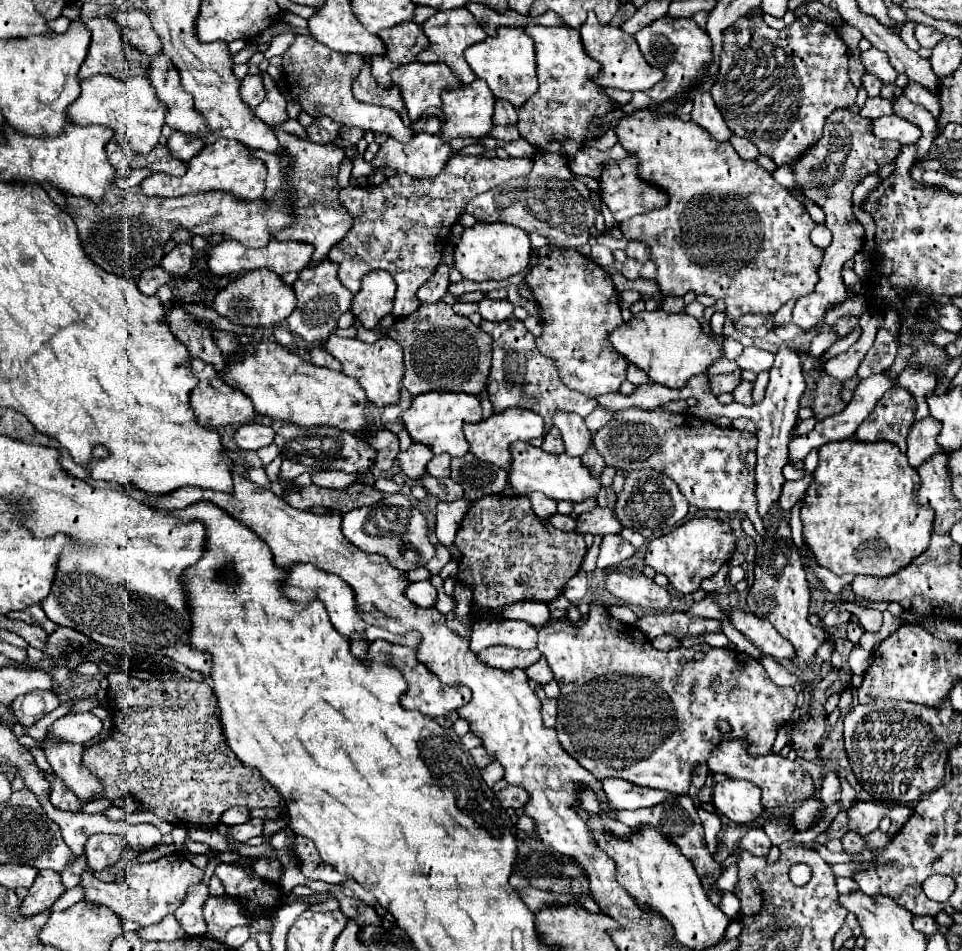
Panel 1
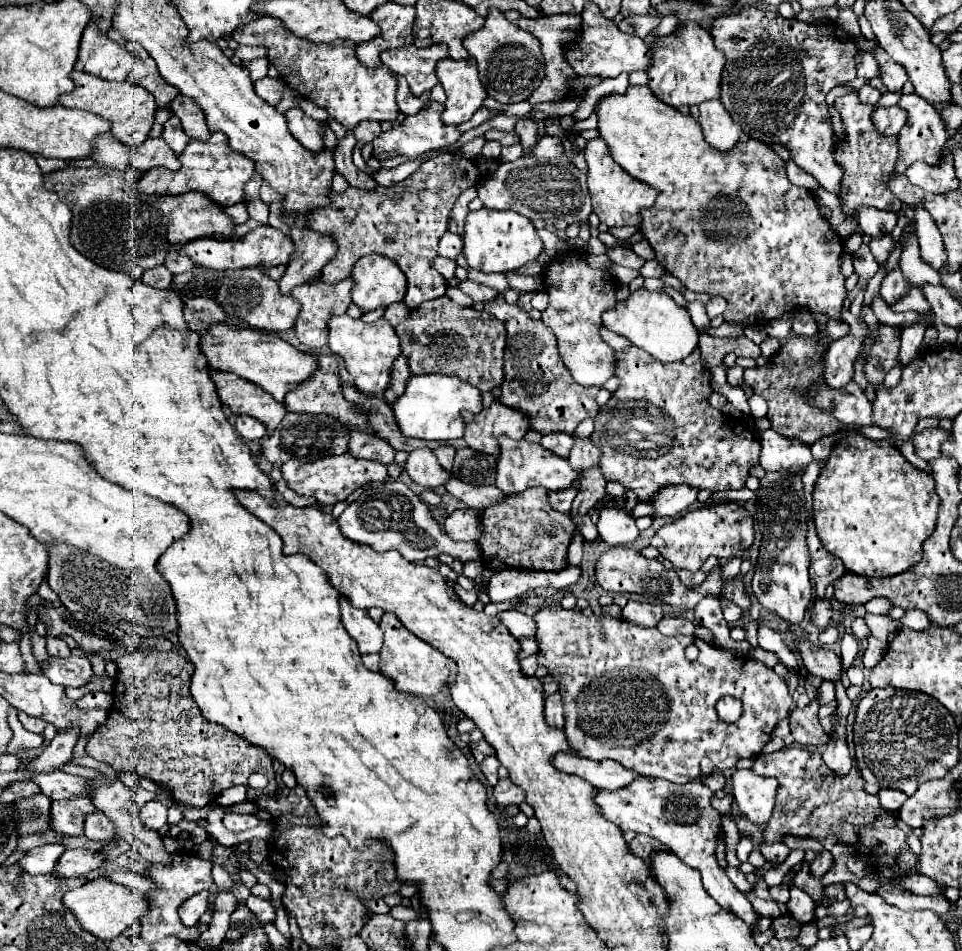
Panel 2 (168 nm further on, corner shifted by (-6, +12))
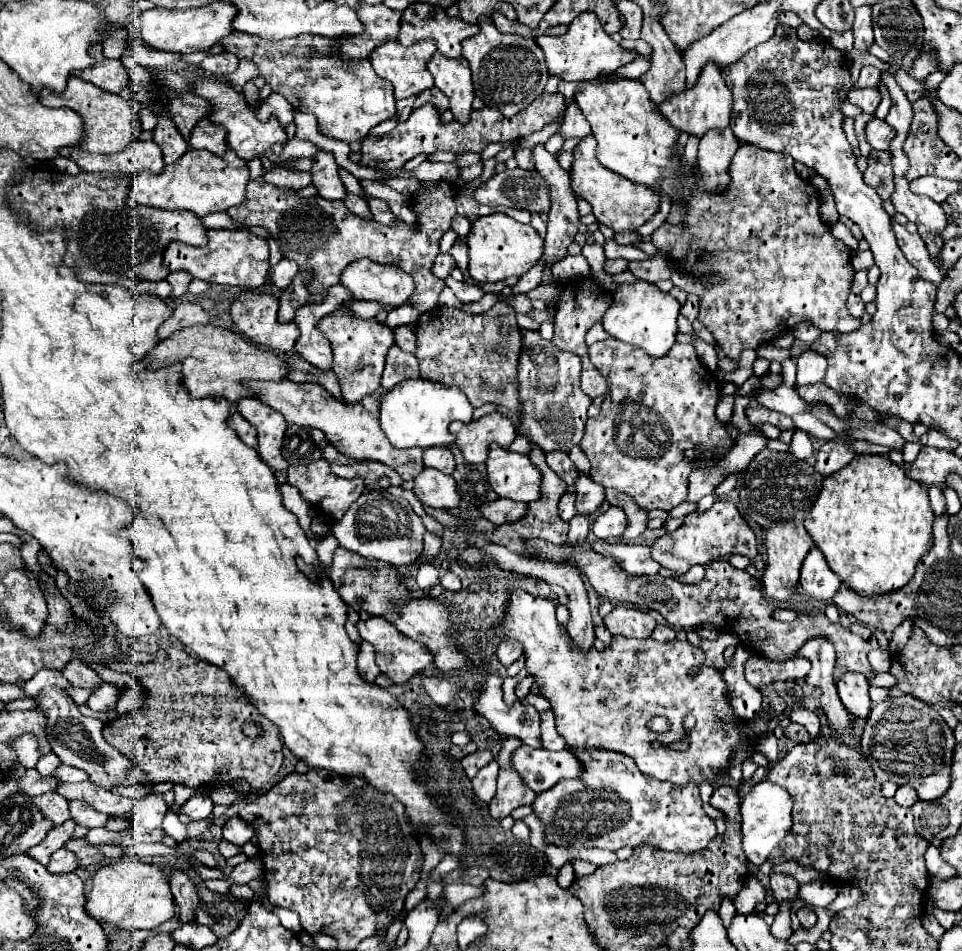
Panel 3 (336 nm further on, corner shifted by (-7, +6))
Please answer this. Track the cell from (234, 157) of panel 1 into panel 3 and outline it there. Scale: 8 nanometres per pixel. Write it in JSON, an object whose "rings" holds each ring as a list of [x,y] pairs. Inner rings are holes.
{"rings":[[[189,149],[179,161],[165,165],[163,173],[159,175],[151,171],[135,175],[127,203],[131,207],[145,205],[167,211],[193,211],[195,215],[203,217],[209,213],[227,211],[229,207],[243,203],[247,181],[249,181],[249,169],[245,161],[235,155],[235,151],[227,151],[223,157],[217,157],[209,151]]]}

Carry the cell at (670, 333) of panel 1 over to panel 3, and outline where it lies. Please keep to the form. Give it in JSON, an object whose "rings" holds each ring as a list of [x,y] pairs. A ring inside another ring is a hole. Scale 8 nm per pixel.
{"rings":[[[647,281],[621,283],[613,293],[613,305],[603,315],[605,331],[629,345],[635,345],[649,353],[651,357],[663,357],[675,343],[677,335],[677,317],[679,317],[679,301],[669,293],[663,293],[659,287]]]}

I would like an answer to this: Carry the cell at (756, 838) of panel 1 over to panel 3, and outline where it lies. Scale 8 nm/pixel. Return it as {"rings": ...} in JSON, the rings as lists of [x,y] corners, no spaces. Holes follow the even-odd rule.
{"rings":[[[771,873],[771,889],[773,889],[773,899],[775,903],[793,903],[797,899],[797,889],[799,883],[783,873]]]}

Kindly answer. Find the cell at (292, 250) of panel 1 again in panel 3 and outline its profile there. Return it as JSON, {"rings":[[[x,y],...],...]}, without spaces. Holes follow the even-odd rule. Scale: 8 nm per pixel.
{"rings":[[[209,229],[207,245],[193,247],[185,243],[169,243],[163,253],[163,265],[169,271],[187,271],[195,279],[229,287],[259,289],[269,273],[269,245],[265,239],[243,229]]]}

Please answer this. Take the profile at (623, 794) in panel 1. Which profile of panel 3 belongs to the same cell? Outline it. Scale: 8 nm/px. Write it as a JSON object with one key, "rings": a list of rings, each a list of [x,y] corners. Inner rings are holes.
{"rings":[[[521,745],[511,753],[511,763],[523,783],[535,793],[551,789],[561,779],[575,779],[583,773],[579,759],[569,749],[555,753]]]}

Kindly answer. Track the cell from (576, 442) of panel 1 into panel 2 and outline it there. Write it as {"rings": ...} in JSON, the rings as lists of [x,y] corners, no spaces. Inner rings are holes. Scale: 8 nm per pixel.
{"rings":[[[574,437],[574,447],[572,447],[572,451],[570,451],[568,461],[570,461],[570,465],[572,465],[574,469],[584,471],[584,469],[588,469],[588,467],[598,465],[600,455],[602,455],[600,449],[592,443],[590,437],[586,437],[586,439]]]}

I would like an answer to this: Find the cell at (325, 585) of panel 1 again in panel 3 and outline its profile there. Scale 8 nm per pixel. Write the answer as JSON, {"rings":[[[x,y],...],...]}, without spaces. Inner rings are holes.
{"rings":[[[361,643],[361,651],[359,651],[359,659],[357,659],[357,669],[363,681],[367,683],[375,683],[377,675],[381,675],[379,667],[375,665],[375,651],[369,643]]]}

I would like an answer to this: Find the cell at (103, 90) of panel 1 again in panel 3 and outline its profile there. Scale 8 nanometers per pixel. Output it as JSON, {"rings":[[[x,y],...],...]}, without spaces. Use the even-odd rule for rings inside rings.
{"rings":[[[73,75],[69,77],[67,89],[61,95],[49,93],[47,89],[43,89],[39,93],[39,101],[47,107],[69,107],[69,109],[73,109],[75,113],[81,115],[85,135],[83,135],[83,143],[79,143],[79,149],[89,151],[89,153],[117,153],[117,151],[123,151],[141,131],[141,127],[135,119],[137,107],[133,107],[131,101],[127,101],[121,95],[101,91],[93,83],[87,83],[87,81],[83,81],[79,77],[73,77]]]}

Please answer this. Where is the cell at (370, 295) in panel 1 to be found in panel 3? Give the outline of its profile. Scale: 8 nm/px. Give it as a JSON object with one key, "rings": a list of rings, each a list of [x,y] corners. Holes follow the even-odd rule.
{"rings":[[[357,259],[345,267],[341,285],[357,301],[377,301],[399,307],[409,301],[415,291],[413,277],[401,267],[381,265],[371,259]]]}

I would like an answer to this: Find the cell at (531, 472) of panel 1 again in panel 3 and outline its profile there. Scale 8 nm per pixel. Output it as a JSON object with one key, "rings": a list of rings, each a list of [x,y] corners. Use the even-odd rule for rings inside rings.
{"rings":[[[493,445],[487,453],[487,475],[489,485],[499,497],[507,497],[513,501],[535,501],[539,499],[541,473],[529,461],[527,455],[513,453],[509,449],[501,449]]]}

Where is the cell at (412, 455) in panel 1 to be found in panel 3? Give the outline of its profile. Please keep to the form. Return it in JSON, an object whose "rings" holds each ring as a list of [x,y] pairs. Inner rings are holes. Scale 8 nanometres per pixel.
{"rings":[[[423,469],[415,479],[415,495],[423,505],[455,509],[459,507],[459,493],[455,487],[455,479],[451,475],[443,475],[435,469]]]}

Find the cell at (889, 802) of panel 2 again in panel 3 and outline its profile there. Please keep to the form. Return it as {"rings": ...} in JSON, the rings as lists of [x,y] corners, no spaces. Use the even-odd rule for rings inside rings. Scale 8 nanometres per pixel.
{"rings":[[[901,785],[895,793],[895,801],[901,805],[901,807],[911,807],[915,801],[919,801],[919,797],[915,795],[915,789],[913,787],[907,787],[907,785]]]}

